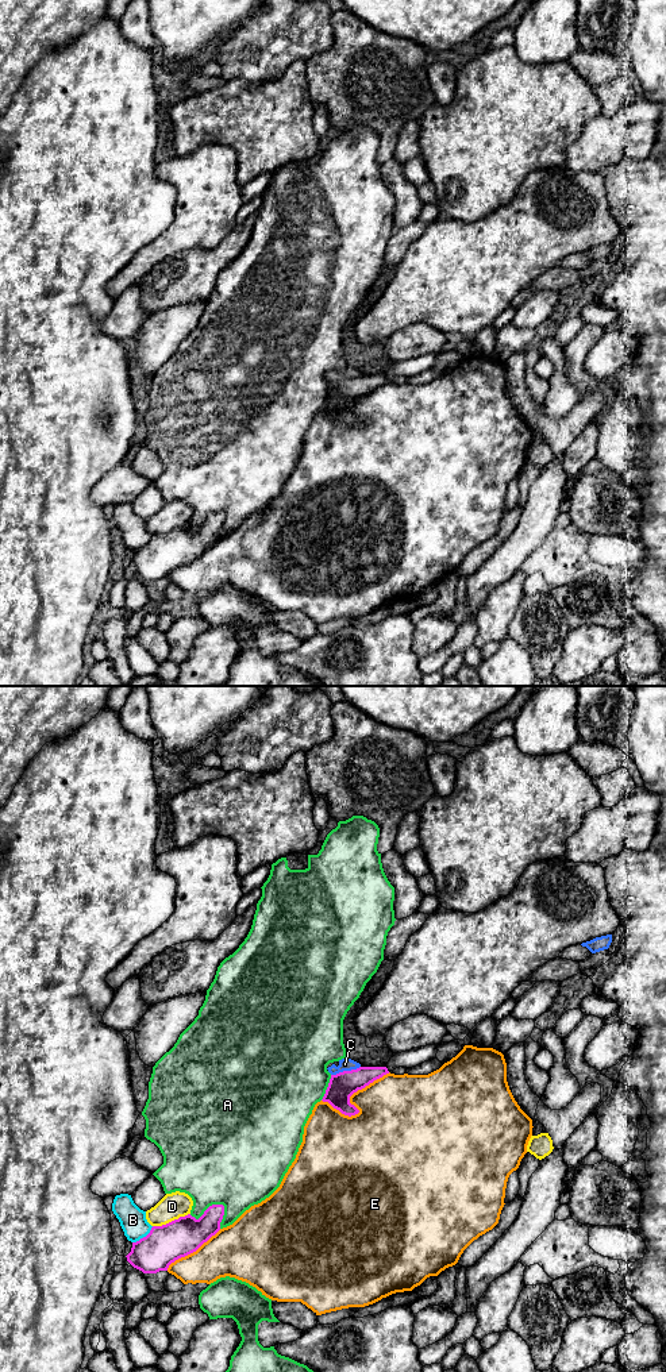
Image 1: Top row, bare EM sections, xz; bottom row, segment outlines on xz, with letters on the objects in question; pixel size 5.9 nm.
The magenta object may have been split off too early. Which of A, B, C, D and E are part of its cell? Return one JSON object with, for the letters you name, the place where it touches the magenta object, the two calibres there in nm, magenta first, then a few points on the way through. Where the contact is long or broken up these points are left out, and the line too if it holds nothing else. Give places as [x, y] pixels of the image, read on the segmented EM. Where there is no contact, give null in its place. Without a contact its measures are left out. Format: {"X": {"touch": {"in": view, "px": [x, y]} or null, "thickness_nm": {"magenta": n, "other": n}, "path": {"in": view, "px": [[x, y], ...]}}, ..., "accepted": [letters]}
{"accepted": []}

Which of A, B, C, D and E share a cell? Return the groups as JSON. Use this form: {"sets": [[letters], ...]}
{"sets": [["A"], ["B"], ["C"], ["D"], ["E"]]}

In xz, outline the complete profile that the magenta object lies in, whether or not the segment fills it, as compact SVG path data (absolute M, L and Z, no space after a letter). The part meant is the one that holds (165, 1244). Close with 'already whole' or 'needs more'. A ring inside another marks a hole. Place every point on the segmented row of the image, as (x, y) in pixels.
M212 1205L199 1219L188 1214L166 1225L153 1226L146 1237L132 1242L127 1261L143 1273L168 1271L172 1263L196 1252L215 1236L223 1215L224 1206Z; already whole

